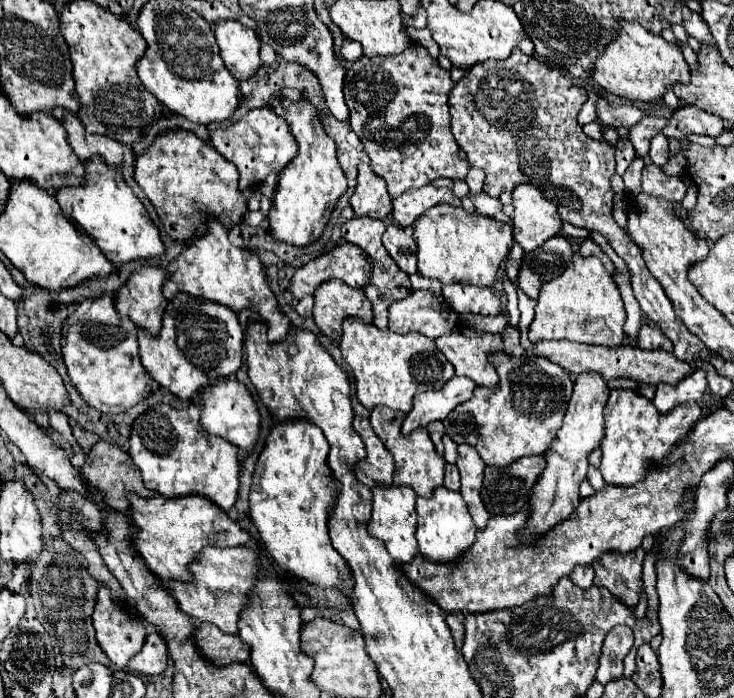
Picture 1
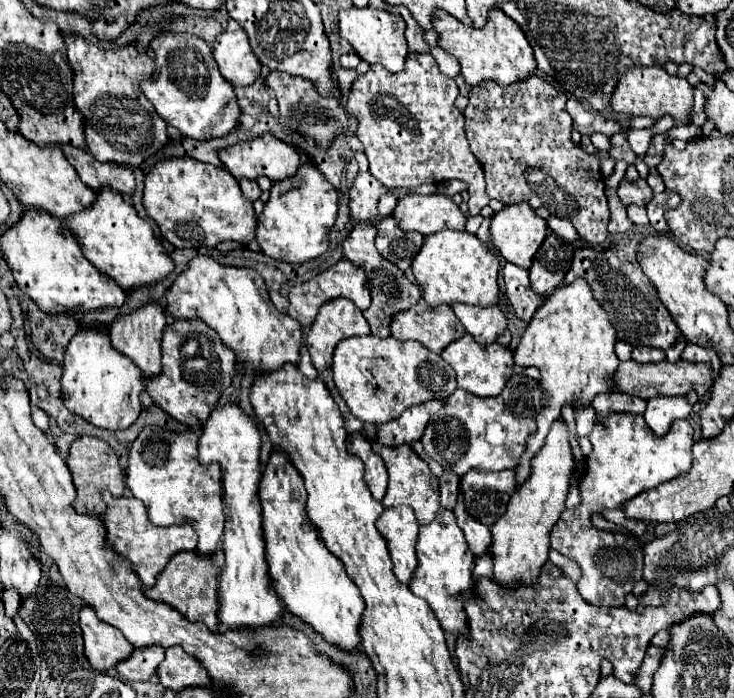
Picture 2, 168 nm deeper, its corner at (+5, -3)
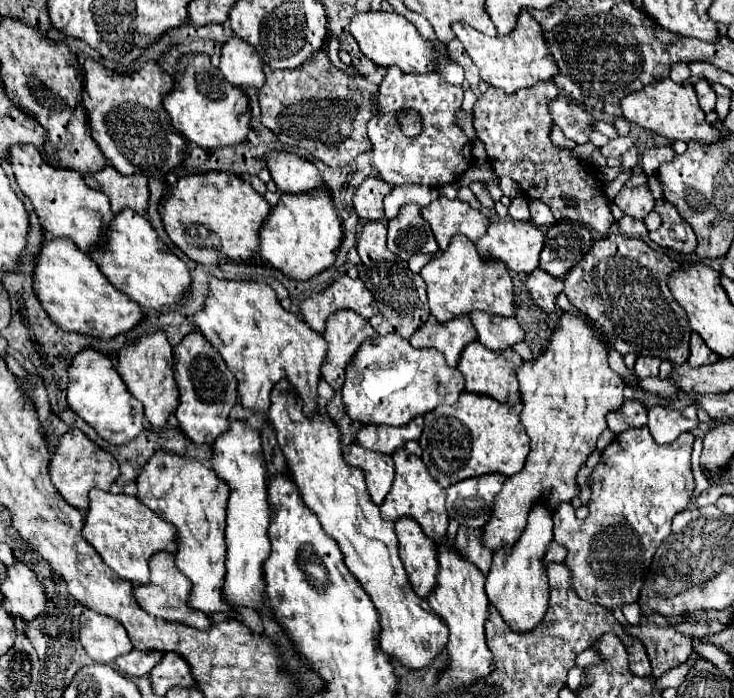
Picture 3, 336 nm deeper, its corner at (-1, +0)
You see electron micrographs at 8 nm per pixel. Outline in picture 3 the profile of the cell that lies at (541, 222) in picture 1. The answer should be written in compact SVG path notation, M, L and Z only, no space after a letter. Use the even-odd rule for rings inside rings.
M499 220L489 224L489 230L479 242L475 242L479 256L503 262L507 270L517 274L531 274L539 266L539 254L543 250L543 232L533 222L515 222L515 220Z

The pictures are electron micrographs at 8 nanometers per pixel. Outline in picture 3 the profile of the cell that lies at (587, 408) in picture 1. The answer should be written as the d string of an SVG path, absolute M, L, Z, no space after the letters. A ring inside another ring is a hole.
M535 504L529 516L529 524L523 530L521 538L513 548L497 550L493 554L493 566L489 570L485 592L489 602L499 610L505 624L515 632L529 632L533 630L545 616L549 604L549 584L547 572L541 564L541 558L553 540L553 520L551 512L543 504Z

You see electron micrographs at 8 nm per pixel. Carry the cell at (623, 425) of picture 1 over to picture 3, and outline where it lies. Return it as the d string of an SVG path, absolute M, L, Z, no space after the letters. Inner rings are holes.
M647 428L627 430L607 446L607 450L601 456L601 462L597 464L591 476L593 494L589 504L589 516L585 520L577 520L571 504L559 506L559 510L553 516L553 538L567 548L565 564L571 572L571 590L579 594L581 600L605 608L619 608L623 604L631 604L637 600L657 546L671 534L673 516L687 508L689 498L695 490L691 472L693 440L695 436L691 432L685 432L677 438L677 442L659 446L655 444Z

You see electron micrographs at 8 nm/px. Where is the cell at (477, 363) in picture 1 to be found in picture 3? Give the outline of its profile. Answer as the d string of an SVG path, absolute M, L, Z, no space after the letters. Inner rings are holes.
M471 342L463 350L463 356L459 360L459 370L465 376L465 390L467 392L491 396L491 398L495 398L497 402L503 402L503 404L517 404L519 402L519 384L517 384L515 370L521 364L523 364L521 356L513 350L495 352L495 350L485 348L481 342Z

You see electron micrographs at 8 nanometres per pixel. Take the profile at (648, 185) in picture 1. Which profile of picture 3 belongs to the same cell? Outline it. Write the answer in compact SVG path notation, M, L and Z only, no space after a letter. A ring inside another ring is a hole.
M647 186L623 188L615 196L613 202L623 210L623 214L627 214L631 218L645 218L653 210L653 204L655 204Z

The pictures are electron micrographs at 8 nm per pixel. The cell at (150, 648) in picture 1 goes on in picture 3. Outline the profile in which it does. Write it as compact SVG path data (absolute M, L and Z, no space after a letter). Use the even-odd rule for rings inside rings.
M131 650L129 654L125 656L119 656L115 660L115 666L119 672L125 672L129 676L145 676L149 674L157 664L159 664L159 658L163 654L159 654L157 650Z

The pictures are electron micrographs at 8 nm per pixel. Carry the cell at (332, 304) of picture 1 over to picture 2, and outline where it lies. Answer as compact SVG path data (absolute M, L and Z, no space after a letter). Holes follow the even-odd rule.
M339 297L323 303L307 337L307 349L315 369L323 371L325 367L331 367L333 349L341 339L367 333L371 333L369 323L353 301Z

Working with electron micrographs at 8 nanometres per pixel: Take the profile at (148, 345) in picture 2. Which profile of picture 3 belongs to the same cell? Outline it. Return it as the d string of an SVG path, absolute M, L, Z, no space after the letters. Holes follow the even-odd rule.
M163 332L141 336L133 346L123 348L123 352L119 354L119 360L117 360L117 370L119 370L127 390L131 392L131 396L135 396L143 404L145 418L149 420L149 424L155 432L163 432L167 428L169 416L173 416L179 406L179 392L175 386L171 364L173 364L173 350Z

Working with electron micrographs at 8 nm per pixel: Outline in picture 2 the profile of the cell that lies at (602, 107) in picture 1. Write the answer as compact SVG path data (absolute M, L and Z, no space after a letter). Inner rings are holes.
M569 97L565 109L573 117L573 129L577 129L583 135L591 135L591 133L613 135L613 133L621 131L621 123L619 121L607 119L597 111L587 111L575 97Z

